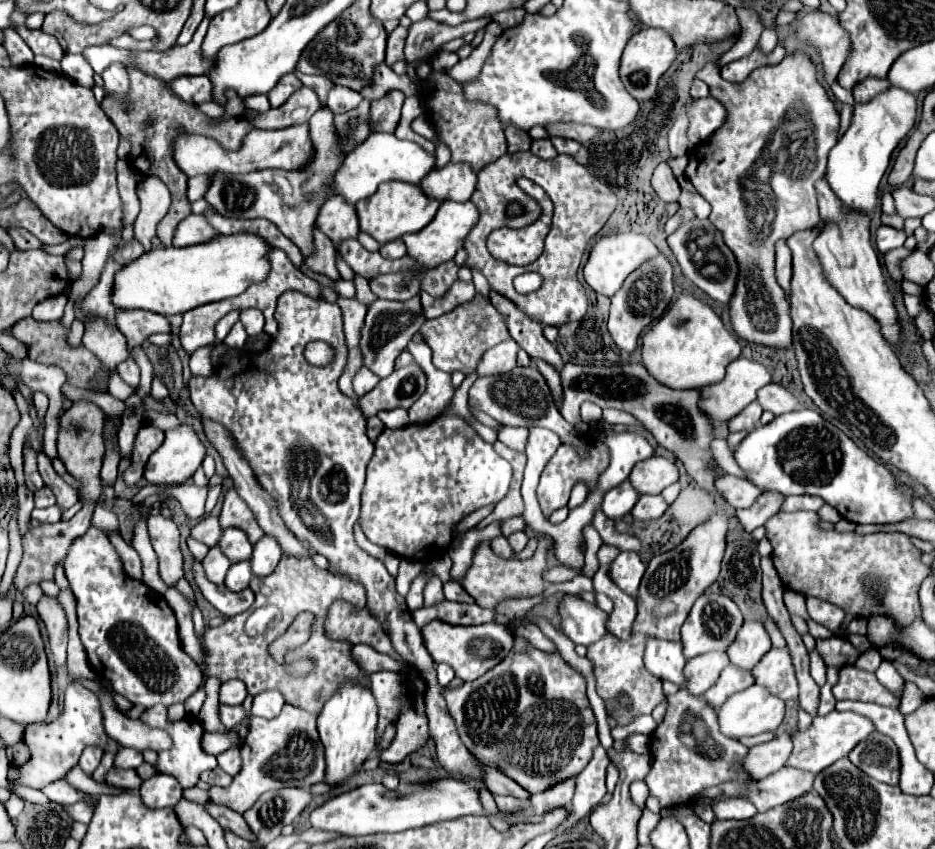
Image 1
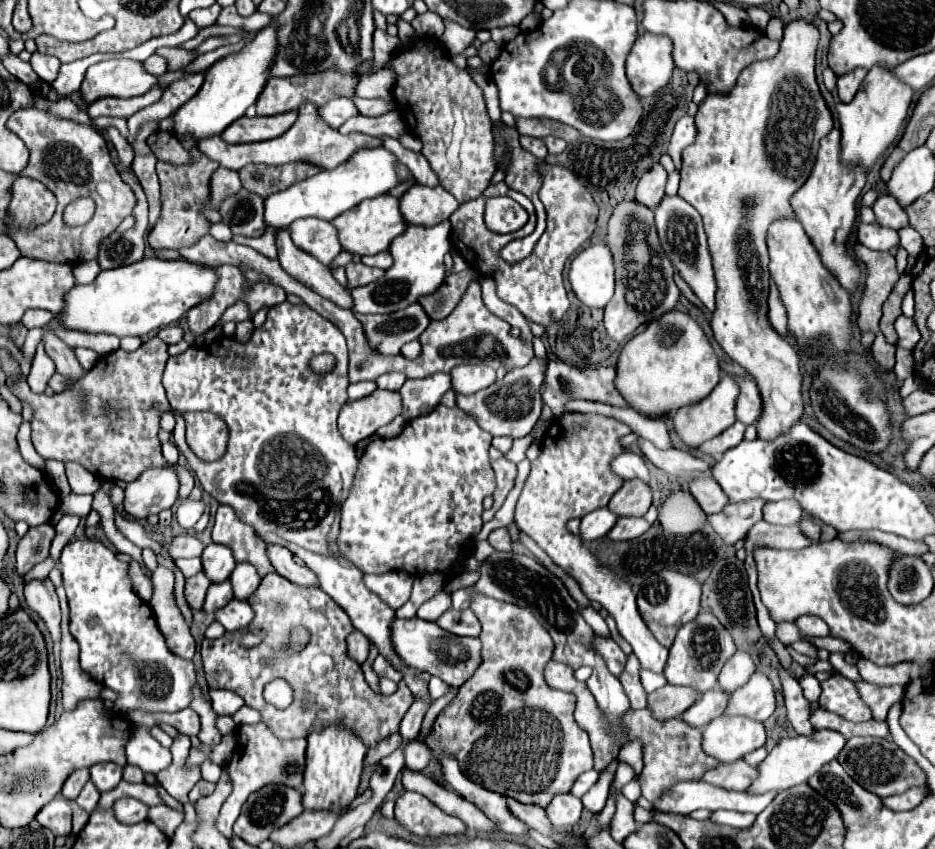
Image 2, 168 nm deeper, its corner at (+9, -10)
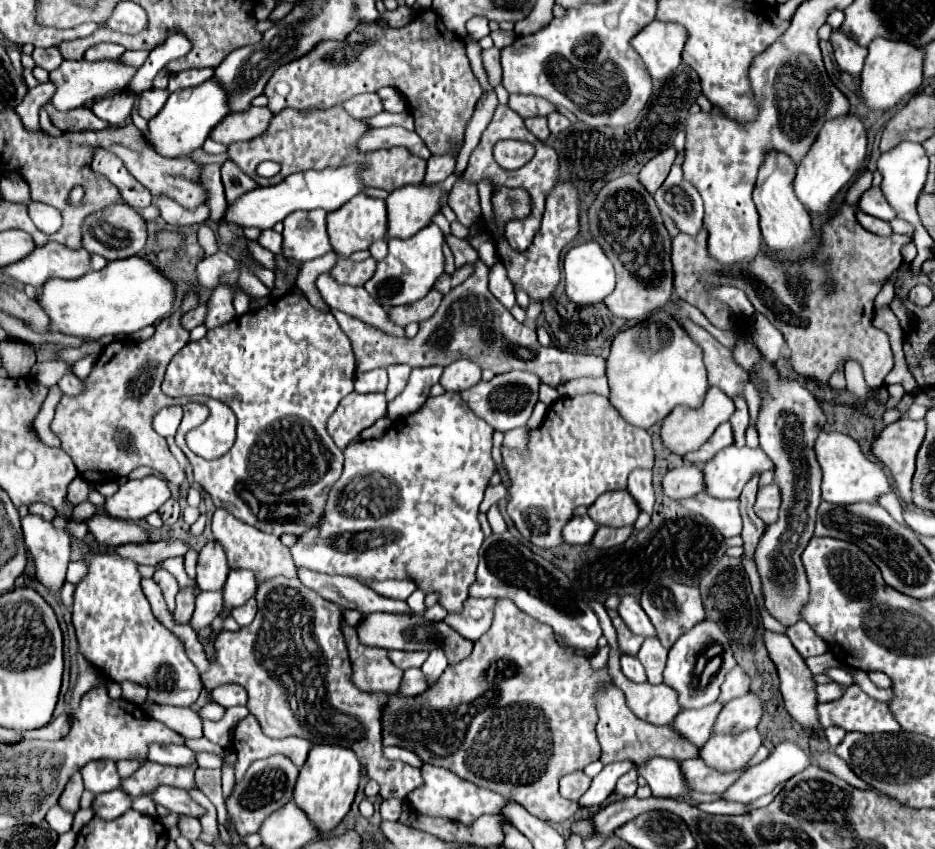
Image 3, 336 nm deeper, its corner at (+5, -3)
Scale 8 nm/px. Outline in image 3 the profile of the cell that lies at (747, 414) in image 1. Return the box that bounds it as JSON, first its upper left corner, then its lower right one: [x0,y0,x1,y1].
[684,423,734,465]

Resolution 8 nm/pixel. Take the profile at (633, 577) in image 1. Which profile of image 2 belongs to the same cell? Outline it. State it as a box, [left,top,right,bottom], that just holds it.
[516,412,668,672]

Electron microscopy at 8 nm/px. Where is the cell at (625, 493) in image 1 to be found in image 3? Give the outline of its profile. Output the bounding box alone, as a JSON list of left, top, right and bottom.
[562,515,598,545]

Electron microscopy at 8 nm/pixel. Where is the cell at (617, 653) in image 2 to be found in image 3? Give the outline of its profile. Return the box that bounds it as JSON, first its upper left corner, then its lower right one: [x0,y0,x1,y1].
[620,655,646,683]

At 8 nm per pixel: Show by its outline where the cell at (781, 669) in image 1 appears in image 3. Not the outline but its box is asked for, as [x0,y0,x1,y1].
[716,691,762,733]

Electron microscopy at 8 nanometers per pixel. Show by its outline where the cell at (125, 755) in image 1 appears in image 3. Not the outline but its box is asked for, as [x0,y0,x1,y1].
[80,759,120,793]

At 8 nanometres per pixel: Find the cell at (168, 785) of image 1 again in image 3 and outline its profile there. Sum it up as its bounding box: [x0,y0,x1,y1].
[92,789,132,819]

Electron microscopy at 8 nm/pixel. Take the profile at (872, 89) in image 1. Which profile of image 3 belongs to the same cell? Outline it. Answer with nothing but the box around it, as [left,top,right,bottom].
[830,29,868,79]

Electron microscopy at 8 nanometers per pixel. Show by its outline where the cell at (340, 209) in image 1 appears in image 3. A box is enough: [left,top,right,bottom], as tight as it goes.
[284,211,332,263]

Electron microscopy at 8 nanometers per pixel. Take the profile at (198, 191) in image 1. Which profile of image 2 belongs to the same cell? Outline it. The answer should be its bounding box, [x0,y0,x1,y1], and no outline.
[204,168,242,222]

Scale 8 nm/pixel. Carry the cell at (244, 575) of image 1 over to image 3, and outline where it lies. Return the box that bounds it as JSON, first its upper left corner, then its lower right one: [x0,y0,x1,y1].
[190,589,224,629]

